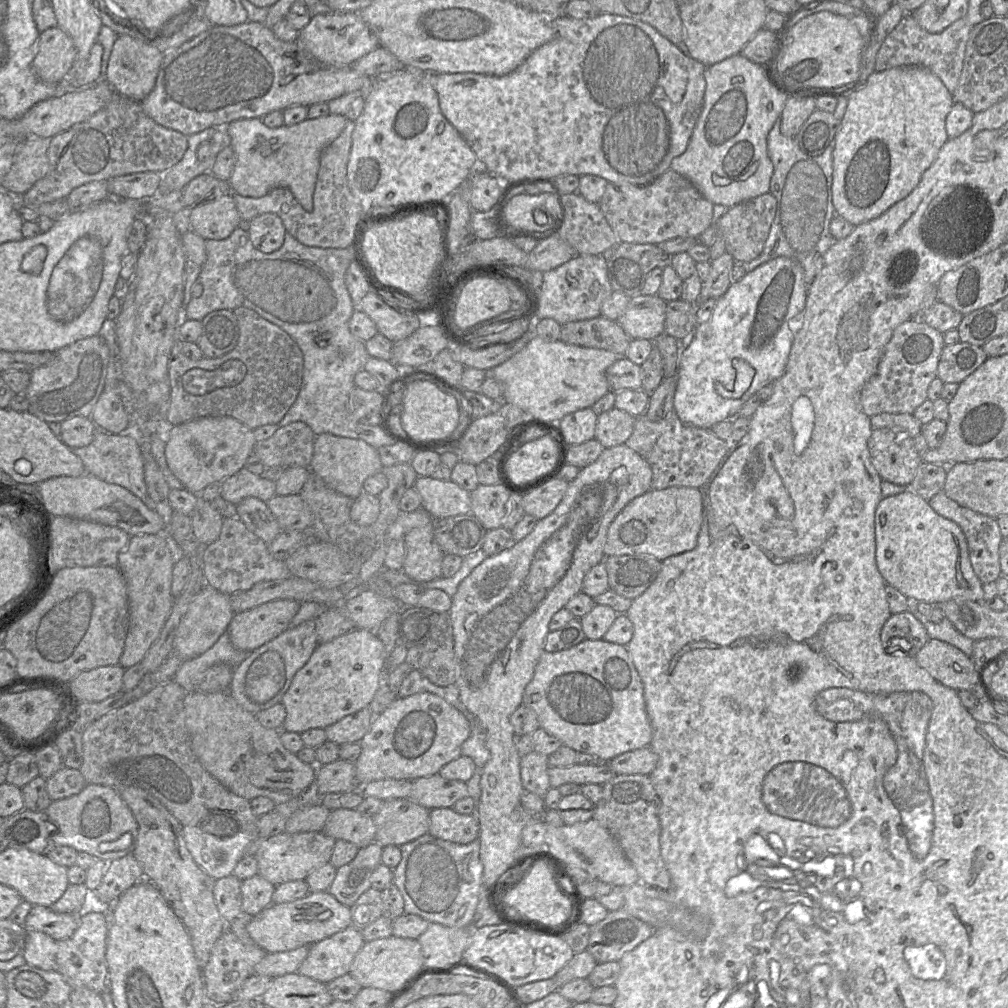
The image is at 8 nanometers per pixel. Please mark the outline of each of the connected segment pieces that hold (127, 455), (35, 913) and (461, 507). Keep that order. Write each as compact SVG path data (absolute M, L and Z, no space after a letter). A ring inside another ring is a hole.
M96 426L92 442L84 447L72 449L81 459L86 473L99 479L117 484L138 497L149 509L155 510L156 504L149 496L144 479L144 459L139 447L138 438L131 431L114 434Z
M35 905L26 917L27 931L39 931L56 941L70 938L80 926L81 914L56 913L50 907Z
M418 476L413 487L422 498L422 507L435 520L471 513L470 492L451 480Z

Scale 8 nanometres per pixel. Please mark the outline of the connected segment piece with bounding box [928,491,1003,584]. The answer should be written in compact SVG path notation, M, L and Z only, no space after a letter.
M944 491L938 492L928 500L928 503L937 514L955 522L963 531L968 544L970 563L981 583L995 582L1002 575L999 547L1003 537L997 520L959 505L949 498Z

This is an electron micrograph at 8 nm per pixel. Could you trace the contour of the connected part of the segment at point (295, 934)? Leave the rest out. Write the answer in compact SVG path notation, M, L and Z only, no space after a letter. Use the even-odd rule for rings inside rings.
M328 891L310 892L305 897L282 904L271 904L255 915L247 926L252 941L267 953L287 952L305 945L313 945L352 926L351 908L340 903Z

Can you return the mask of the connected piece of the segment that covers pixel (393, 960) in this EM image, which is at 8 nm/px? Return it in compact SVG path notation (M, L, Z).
M390 936L365 942L350 966L349 975L358 981L362 988L391 992L401 987L423 965L422 949L418 940Z

